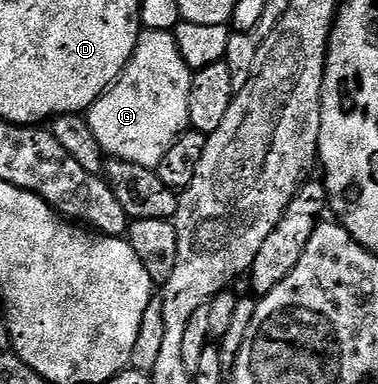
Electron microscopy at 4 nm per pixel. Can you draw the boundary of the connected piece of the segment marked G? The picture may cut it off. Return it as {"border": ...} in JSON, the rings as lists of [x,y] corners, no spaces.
{"border":[[[146,28],[142,32],[141,42],[135,47],[132,59],[117,82],[87,110],[89,126],[91,131],[95,131],[95,139],[99,139],[102,150],[110,158],[156,170],[163,155],[167,155],[177,138],[190,128],[189,96],[193,86],[193,74],[194,70],[184,61],[179,43],[172,32]]]}

